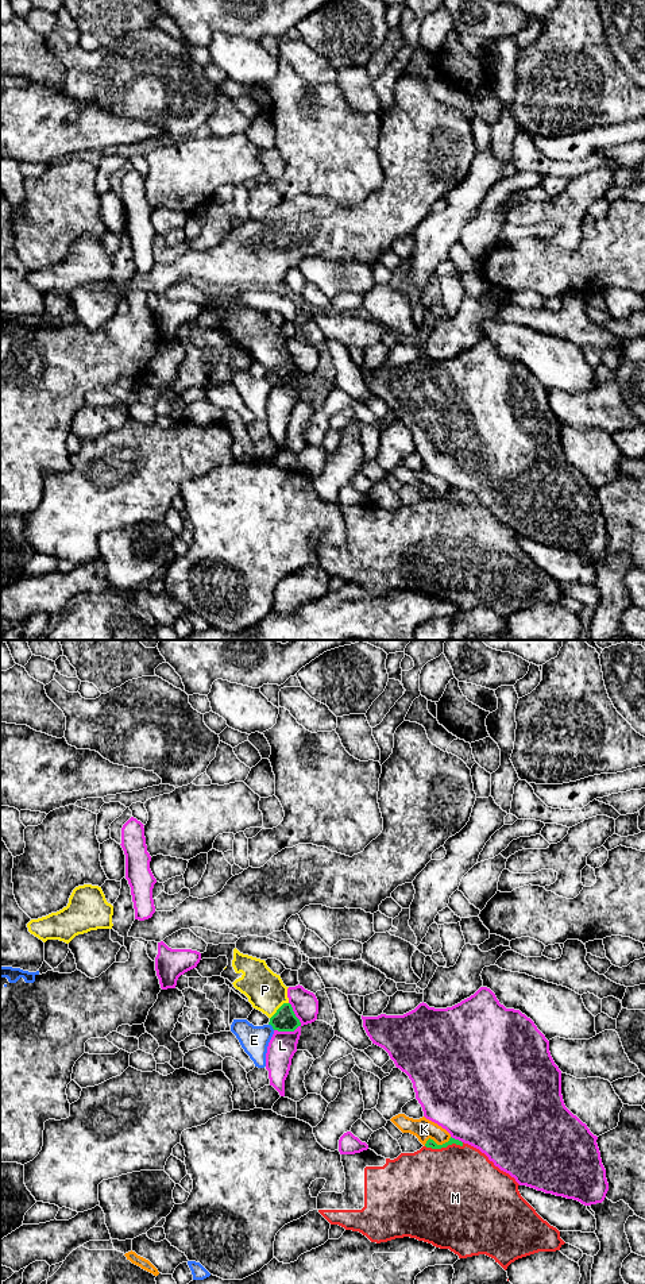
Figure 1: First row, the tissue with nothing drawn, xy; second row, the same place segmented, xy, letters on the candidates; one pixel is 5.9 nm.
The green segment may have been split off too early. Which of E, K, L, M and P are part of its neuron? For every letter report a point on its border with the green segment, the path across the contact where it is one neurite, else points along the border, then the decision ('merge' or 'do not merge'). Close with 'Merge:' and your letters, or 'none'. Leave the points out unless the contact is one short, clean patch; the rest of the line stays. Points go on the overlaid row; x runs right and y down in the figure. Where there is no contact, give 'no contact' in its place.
E: meets green in xy at (271, 1025); do not merge
K: meets green in xy at (436, 1144); do not merge
L: meets green in xy at (297, 1026); do not merge
M: meets green in xy at (444, 1146); do not merge
P: meets green in xy at (278, 1009); runs through xy (285, 1020), (278, 1009), (265, 990); merge
Merge: P

